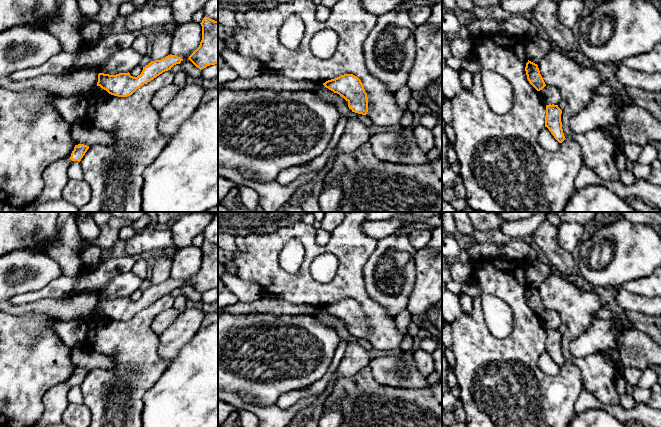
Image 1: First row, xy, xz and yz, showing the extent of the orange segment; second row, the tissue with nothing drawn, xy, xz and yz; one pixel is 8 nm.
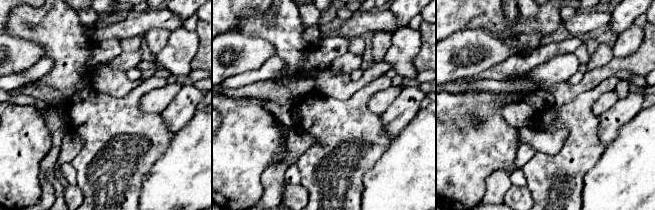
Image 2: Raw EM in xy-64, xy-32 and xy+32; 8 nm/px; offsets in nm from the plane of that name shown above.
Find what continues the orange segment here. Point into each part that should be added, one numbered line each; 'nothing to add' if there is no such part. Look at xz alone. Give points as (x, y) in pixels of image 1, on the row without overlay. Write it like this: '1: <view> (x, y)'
nothing to add

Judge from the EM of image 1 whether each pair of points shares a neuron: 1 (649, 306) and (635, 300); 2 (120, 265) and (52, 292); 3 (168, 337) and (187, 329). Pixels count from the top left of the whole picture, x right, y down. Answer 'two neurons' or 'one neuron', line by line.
1: one neuron
2: one neuron
3: one neuron

